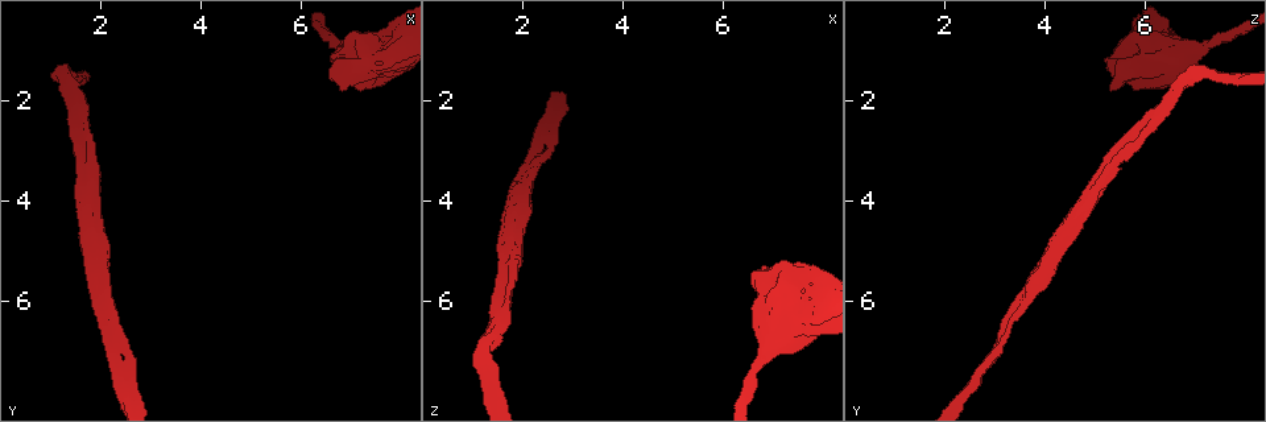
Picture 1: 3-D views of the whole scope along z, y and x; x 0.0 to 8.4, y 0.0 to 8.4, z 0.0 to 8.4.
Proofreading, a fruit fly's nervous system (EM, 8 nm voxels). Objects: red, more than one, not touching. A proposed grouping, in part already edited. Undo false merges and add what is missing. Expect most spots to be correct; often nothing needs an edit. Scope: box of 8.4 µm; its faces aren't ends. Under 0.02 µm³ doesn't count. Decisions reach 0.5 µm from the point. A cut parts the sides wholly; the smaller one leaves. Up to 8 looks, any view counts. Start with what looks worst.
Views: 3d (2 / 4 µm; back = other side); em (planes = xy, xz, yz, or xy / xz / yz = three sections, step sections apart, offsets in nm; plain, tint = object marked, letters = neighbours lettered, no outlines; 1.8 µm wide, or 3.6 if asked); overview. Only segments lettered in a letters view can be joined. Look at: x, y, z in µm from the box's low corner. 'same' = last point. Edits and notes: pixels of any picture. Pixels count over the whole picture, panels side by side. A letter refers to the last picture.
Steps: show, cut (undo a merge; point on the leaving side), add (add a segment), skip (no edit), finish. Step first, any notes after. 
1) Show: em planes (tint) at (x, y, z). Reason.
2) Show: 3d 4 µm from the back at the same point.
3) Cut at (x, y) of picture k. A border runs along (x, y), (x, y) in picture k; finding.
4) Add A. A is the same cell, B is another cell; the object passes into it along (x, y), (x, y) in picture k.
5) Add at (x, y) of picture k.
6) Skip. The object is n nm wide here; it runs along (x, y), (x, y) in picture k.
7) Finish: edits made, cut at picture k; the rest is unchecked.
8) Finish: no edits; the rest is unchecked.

Show: 3d 4 µm at (7.40, 1.10, 6.00). Thick turns thin.

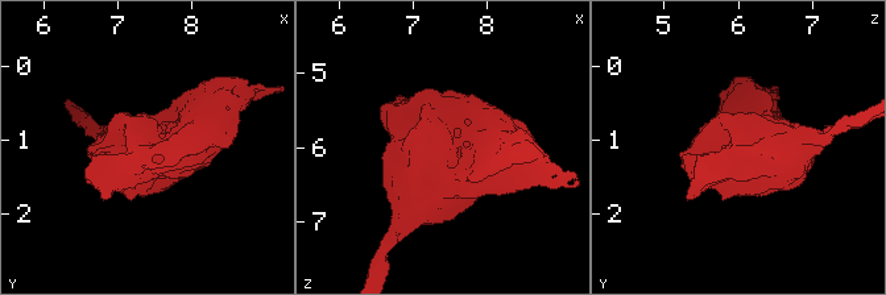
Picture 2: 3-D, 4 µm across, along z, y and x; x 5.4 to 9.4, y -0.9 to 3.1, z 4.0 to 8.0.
Show: em 3.6 µm xy step 16 (tint) at (7.35, 1.10, 6.00).

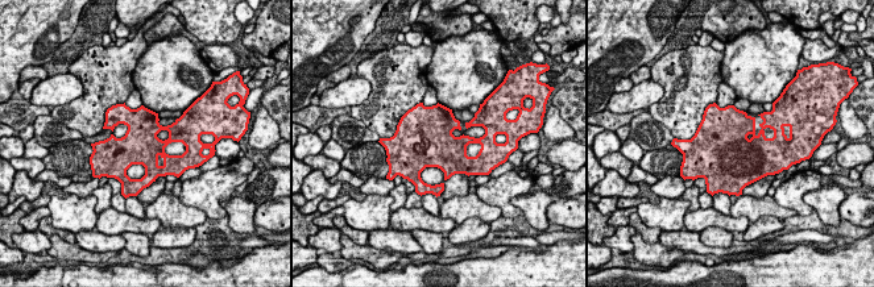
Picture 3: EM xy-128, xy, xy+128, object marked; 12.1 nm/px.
Show: em 3.6 µm xy step 16 (letters) at the same point.

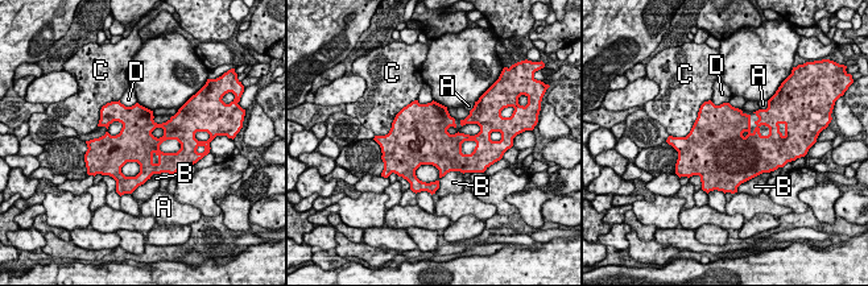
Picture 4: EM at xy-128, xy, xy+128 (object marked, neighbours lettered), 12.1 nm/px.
Skip. The longest contact is with C, 500 nm; A, B, C and D are other cells; a border runs along (728, 102), (740, 110) in picture 4; continuous, no second neuron.

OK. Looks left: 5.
Show: em yz step 16 (tint) at (1.25, 1.45, 7.00). Sharp bend.

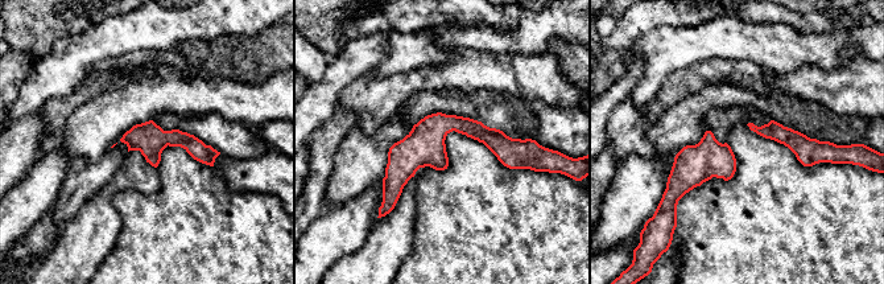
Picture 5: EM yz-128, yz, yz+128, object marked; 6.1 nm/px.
Show: em planes (tint) at the same point.

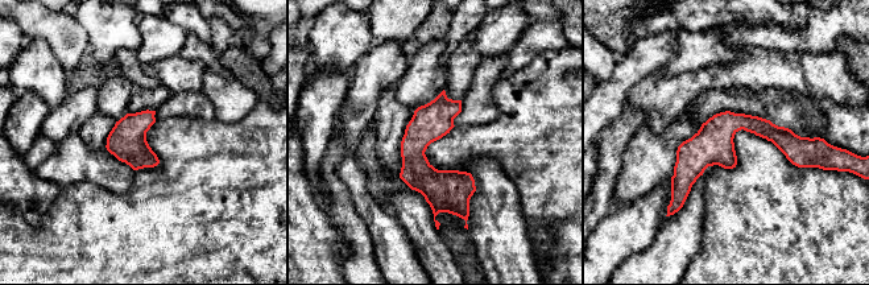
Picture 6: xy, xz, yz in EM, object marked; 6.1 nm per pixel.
Show: em planes (letters) at the same point.

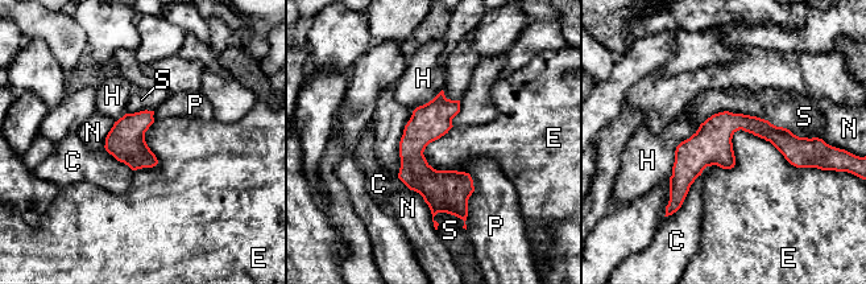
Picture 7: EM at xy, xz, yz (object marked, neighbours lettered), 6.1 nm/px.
Skip. The object is 220 nm wide here; C, E, H, N, P and S are other cells; a border runs along (719, 165), (744, 130), (816, 168) in picture 7; continuous, no second neuron.

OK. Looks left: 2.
Show: 3d 2 µm at (2.75, 7.35, 2.75). Branch stops here.

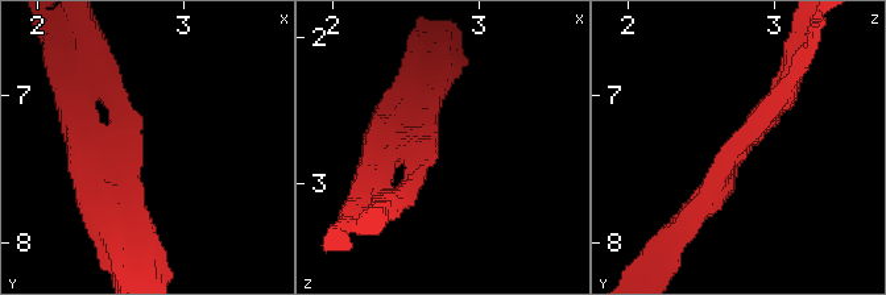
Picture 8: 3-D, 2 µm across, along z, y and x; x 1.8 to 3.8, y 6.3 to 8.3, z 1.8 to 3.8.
Show: em planes (letters) at (2.70, 7.36, 2.72). The arms are 200, 220 nm wide.

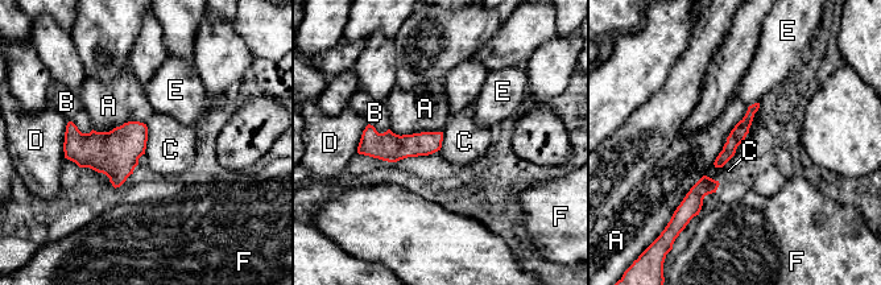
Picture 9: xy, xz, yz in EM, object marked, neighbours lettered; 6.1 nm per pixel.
Skip. The object is 100 nm wide here; A, B, C, D, E and F are other cells; a border runs along (760, 106), (736, 152), (715, 168) in picture 9; none of them fits.

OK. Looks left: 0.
Finish: no edits; the rest is unchecked.

